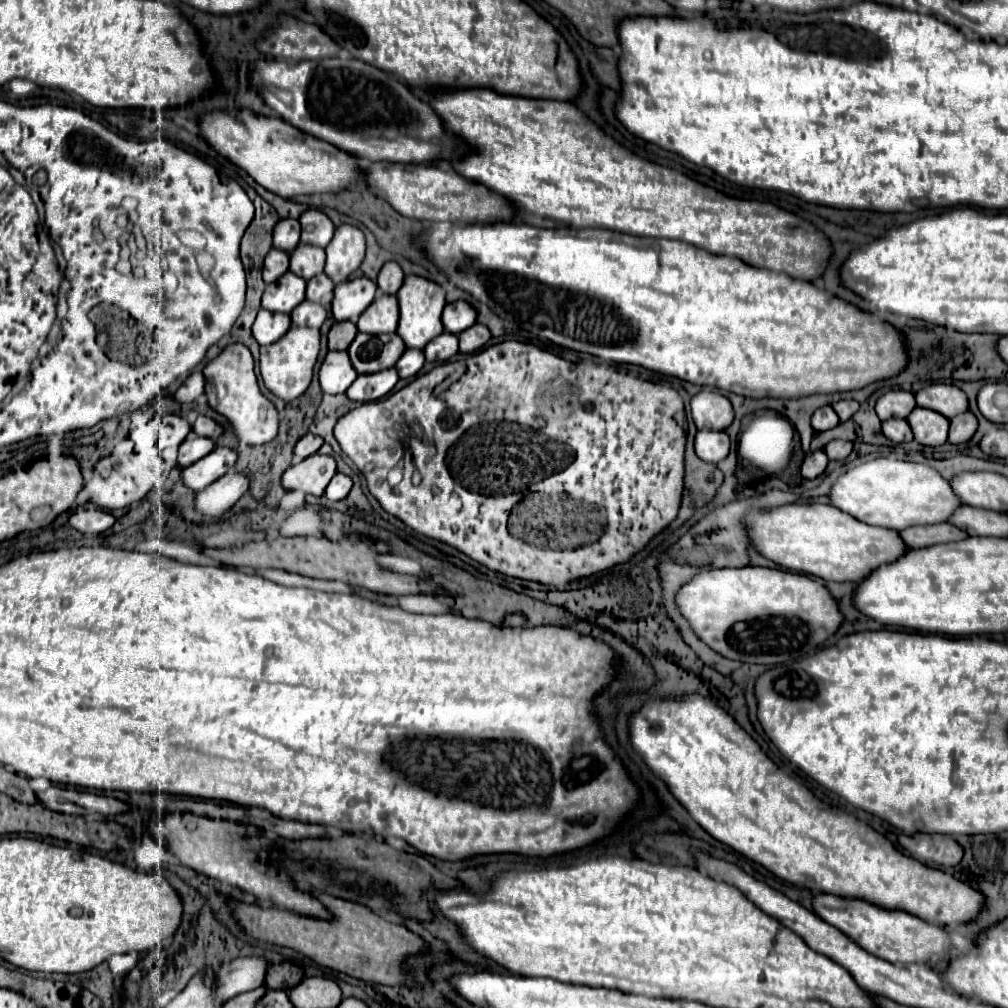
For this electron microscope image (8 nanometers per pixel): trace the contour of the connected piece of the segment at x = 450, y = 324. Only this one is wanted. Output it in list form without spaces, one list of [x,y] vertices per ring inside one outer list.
[[[466,302],[446,304],[446,308],[442,312],[442,324],[444,324],[446,332],[450,332],[450,334],[460,334],[466,328],[470,328],[474,322],[476,322],[476,310]]]

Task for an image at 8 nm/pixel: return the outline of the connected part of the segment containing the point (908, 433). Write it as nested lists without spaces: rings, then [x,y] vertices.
[[[886,420],[882,422],[882,432],[886,438],[890,438],[896,444],[912,440],[912,430],[906,420]]]

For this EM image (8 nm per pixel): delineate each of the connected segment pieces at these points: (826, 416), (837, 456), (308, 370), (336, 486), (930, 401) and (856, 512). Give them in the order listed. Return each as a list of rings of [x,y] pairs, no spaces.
[[[822,406],[822,408],[818,408],[818,410],[814,412],[814,416],[812,416],[812,428],[814,428],[816,432],[830,430],[830,428],[834,428],[838,422],[840,422],[840,420],[838,420],[836,412],[832,410],[832,406]]]
[[[832,440],[826,444],[826,454],[830,460],[844,460],[852,452],[852,442],[848,440]]]
[[[290,328],[276,344],[260,348],[260,374],[272,394],[284,402],[290,402],[304,394],[312,380],[312,368],[320,352],[320,337],[320,332],[314,328]]]
[[[336,474],[334,480],[328,484],[324,494],[326,494],[328,500],[336,502],[336,500],[344,500],[348,496],[350,488],[352,488],[352,480],[348,476],[344,476],[344,474]]]
[[[930,384],[916,392],[916,404],[934,412],[940,412],[946,418],[958,416],[968,410],[966,394],[954,384]]]
[[[876,458],[840,474],[828,494],[832,506],[872,526],[904,530],[916,524],[944,522],[962,502],[954,496],[946,478],[934,468],[916,462]]]

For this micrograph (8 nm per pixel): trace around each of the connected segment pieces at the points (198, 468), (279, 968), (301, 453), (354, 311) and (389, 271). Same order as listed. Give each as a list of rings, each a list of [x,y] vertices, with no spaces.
[[[214,448],[208,456],[182,470],[182,482],[186,488],[200,492],[220,476],[224,476],[236,462],[236,452],[230,448]]]
[[[290,962],[286,964],[272,964],[266,970],[266,980],[264,986],[268,990],[288,990],[294,988],[302,978],[302,968],[294,966]]]
[[[306,434],[304,438],[298,440],[298,444],[296,444],[296,448],[294,448],[294,462],[300,462],[300,460],[316,454],[322,444],[324,444],[324,440],[322,440],[320,436]]]
[[[356,278],[342,282],[334,288],[334,300],[332,300],[332,314],[340,320],[352,320],[356,322],[360,314],[370,306],[374,300],[376,284],[368,278]]]
[[[386,262],[378,274],[376,284],[382,294],[396,294],[402,286],[402,280],[404,280],[402,268],[396,262]]]

